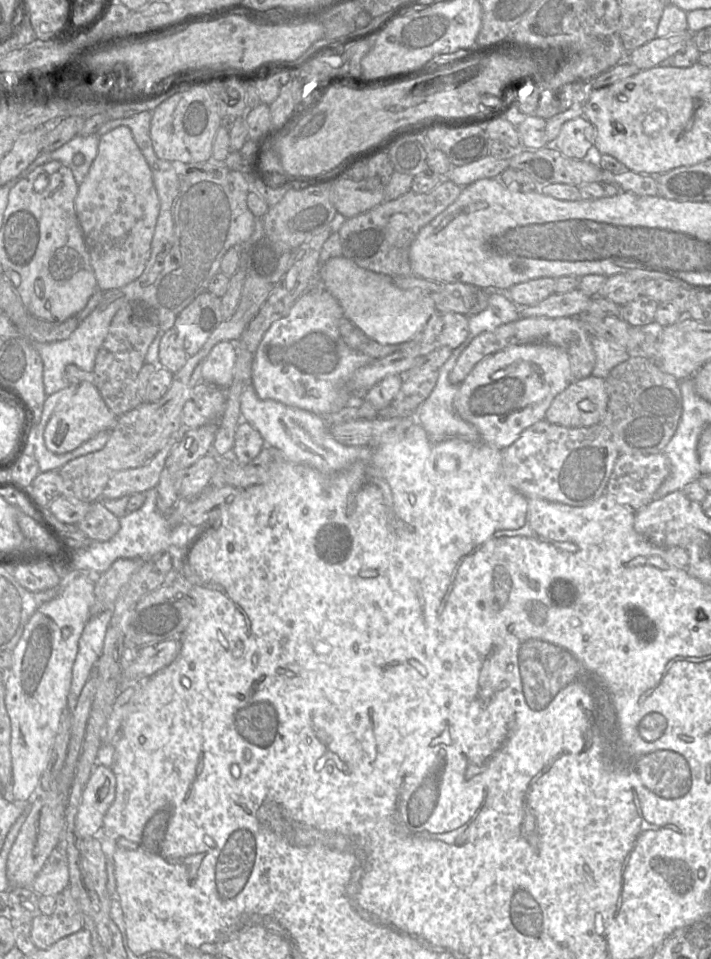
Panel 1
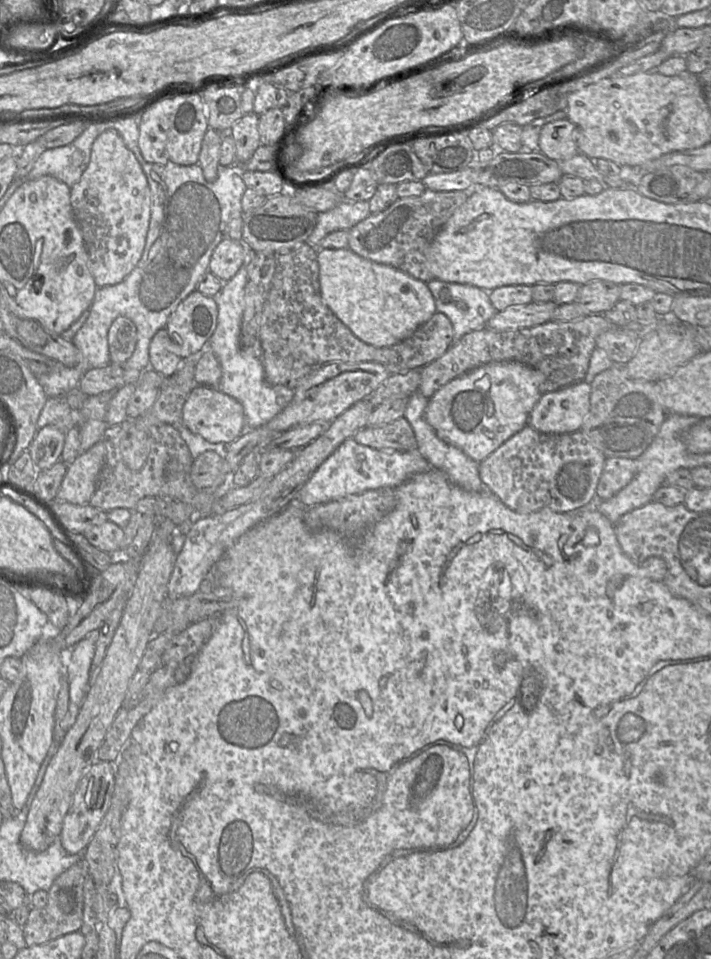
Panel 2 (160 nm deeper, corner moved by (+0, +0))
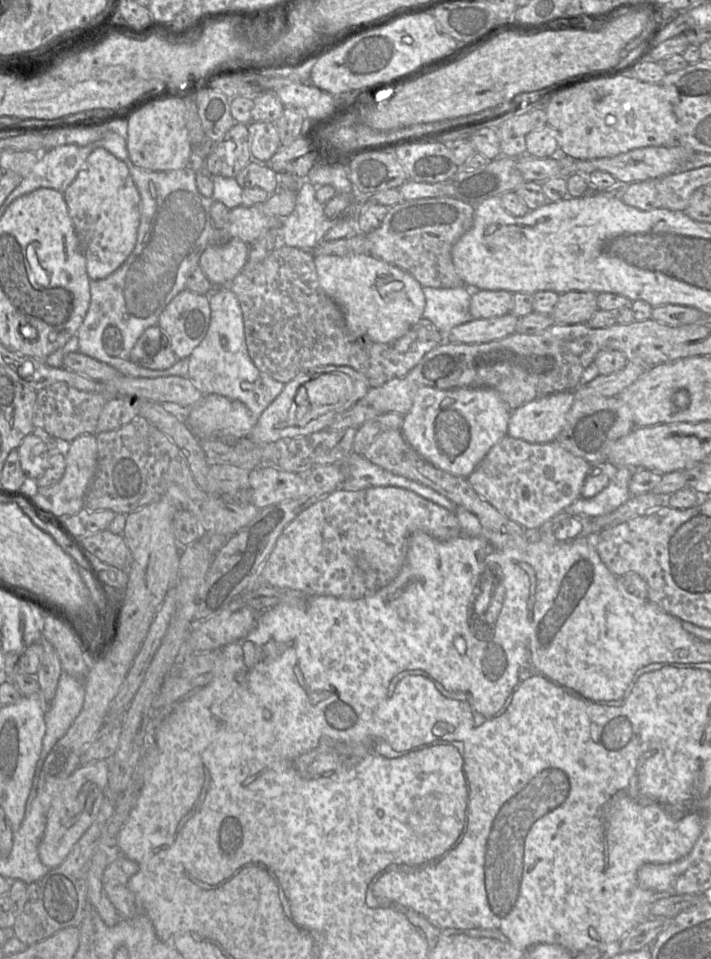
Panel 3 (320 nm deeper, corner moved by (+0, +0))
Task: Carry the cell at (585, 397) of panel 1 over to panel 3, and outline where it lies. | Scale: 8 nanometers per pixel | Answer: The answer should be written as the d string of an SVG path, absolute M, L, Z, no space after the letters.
M574 391L556 392L534 399L514 409L507 435L530 443L553 442L566 423L574 401Z

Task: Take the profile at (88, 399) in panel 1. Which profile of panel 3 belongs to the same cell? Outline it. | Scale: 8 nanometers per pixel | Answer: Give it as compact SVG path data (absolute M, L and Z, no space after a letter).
M34 430L17 448L21 468L29 480L37 480L46 470L50 456L47 439Z

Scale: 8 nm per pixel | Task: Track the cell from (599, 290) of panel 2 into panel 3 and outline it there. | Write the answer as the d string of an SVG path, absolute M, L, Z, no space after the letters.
M569 291L559 294L551 316L555 324L587 323L597 310L596 293Z

